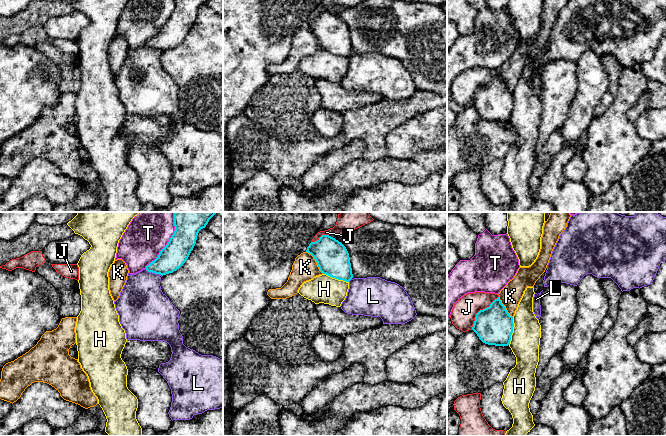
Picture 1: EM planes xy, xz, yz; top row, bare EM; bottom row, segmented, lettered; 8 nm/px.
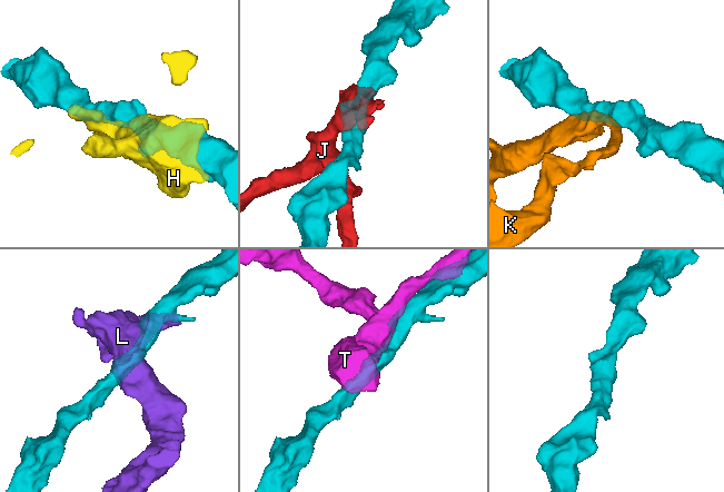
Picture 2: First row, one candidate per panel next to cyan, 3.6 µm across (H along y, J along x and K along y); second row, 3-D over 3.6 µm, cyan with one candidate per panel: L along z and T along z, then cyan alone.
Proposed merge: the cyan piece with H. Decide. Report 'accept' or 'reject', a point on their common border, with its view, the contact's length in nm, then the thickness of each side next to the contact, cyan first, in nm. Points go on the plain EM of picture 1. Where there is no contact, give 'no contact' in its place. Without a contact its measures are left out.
reject; contact yz (512, 107); length 220 nm; calibres 300 and 240 nm

